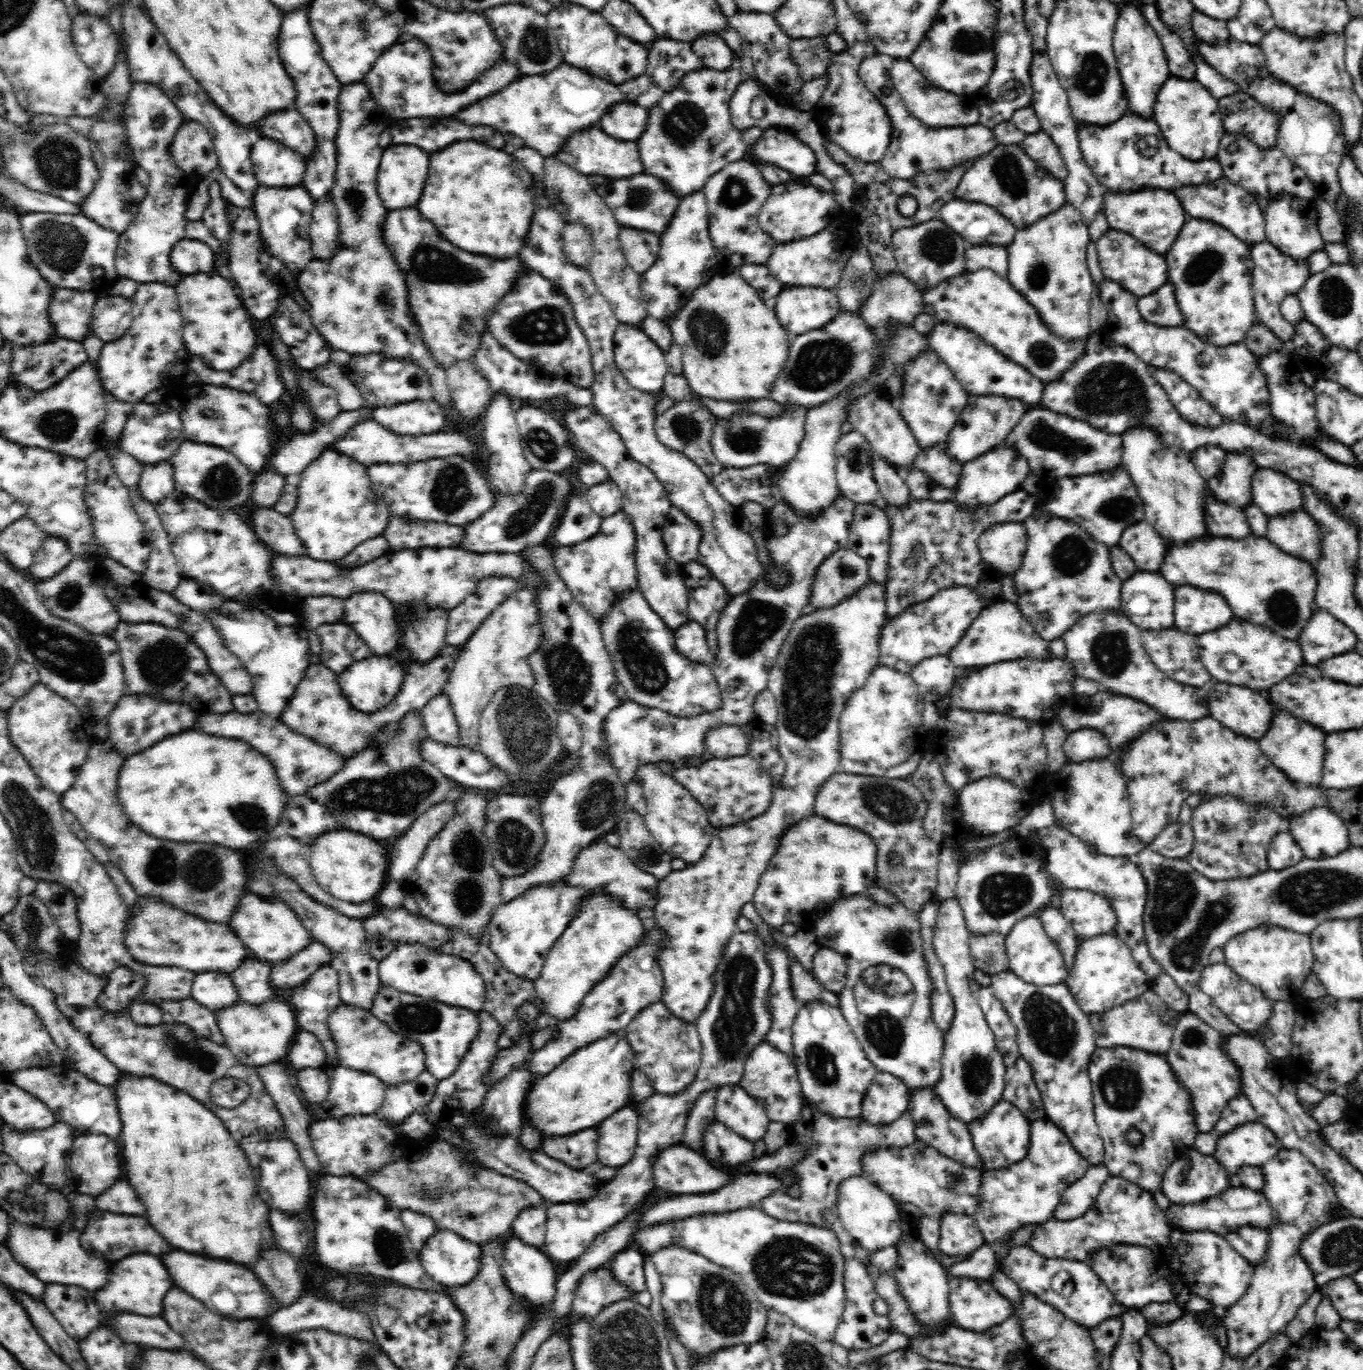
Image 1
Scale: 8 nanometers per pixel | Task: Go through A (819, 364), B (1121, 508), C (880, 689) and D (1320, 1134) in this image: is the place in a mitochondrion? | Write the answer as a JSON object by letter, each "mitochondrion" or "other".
{"A":"mitochondrion","B":"mitochondrion","C":"other","D":"other"}

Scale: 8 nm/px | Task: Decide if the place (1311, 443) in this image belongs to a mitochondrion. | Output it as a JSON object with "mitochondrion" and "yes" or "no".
{"mitochondrion":"no"}

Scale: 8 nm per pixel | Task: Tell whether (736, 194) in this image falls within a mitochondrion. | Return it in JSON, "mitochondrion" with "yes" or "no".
{"mitochondrion":"yes"}

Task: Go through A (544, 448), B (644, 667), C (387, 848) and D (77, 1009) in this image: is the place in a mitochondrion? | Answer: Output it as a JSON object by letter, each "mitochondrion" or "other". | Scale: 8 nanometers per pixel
{"A":"mitochondrion","B":"mitochondrion","C":"other","D":"other"}

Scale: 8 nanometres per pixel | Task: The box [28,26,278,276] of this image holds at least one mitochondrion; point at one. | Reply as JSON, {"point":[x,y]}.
{"point":[57,160]}

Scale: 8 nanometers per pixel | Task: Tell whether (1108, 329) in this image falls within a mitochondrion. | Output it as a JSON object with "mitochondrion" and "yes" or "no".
{"mitochondrion":"no"}

